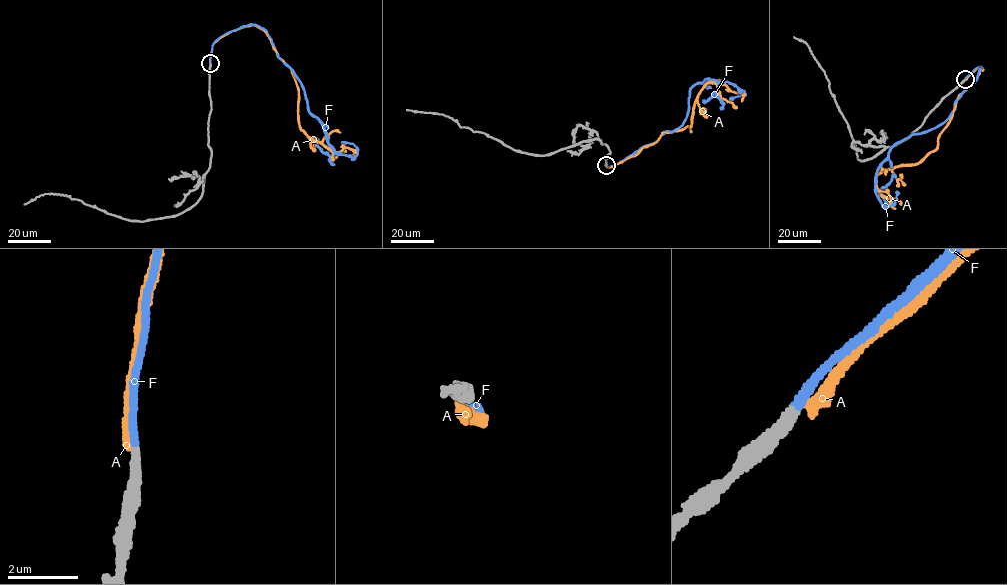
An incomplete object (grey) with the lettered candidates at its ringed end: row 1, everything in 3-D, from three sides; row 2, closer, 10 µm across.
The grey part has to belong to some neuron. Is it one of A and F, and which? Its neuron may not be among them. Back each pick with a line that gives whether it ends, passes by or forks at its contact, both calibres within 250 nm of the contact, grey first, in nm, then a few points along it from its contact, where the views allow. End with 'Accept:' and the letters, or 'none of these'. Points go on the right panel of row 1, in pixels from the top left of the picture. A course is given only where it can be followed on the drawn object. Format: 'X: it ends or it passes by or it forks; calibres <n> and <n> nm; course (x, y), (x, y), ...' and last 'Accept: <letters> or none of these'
F: it ends; calibres 320 and 240 nm; course (965, 79), (981, 67), (946, 120), (894, 143), (878, 167), (875, 186), (879, 200), (888, 206), (898, 192)
Accept: F

